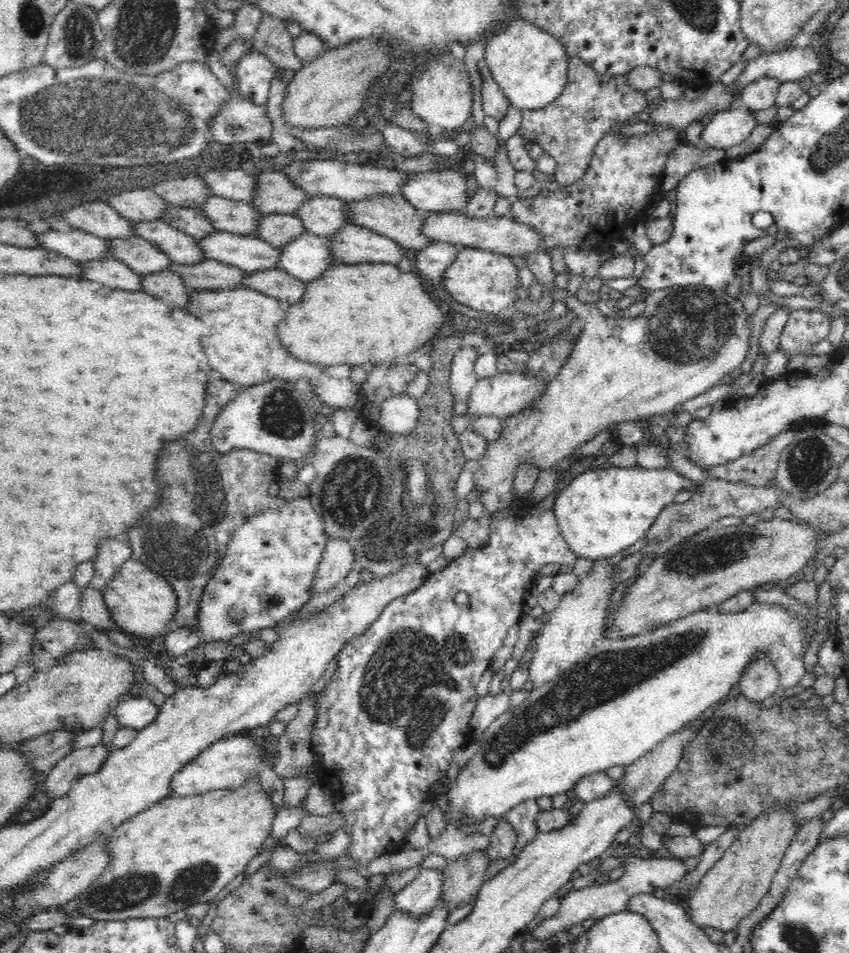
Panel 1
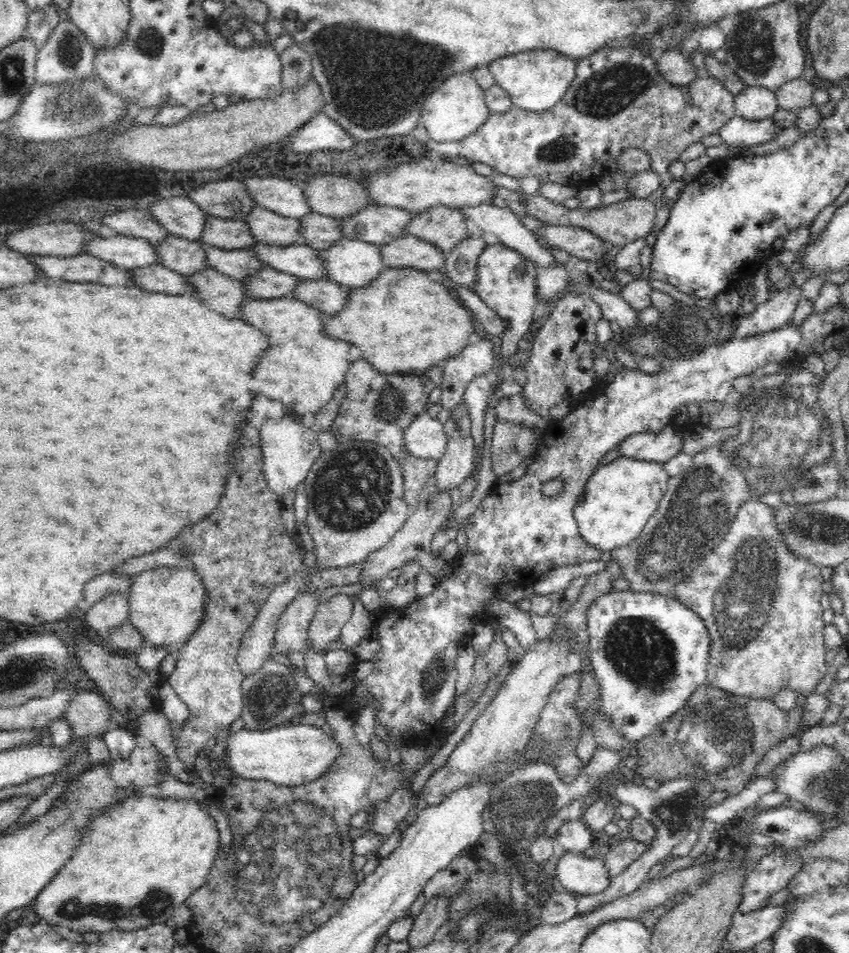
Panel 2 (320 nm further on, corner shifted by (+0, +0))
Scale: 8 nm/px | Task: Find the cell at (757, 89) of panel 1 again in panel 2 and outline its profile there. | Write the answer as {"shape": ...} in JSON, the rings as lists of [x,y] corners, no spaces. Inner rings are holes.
{"shape":[[[748,86],[735,96],[735,115],[746,120],[762,120],[773,117],[779,109],[775,91]]]}

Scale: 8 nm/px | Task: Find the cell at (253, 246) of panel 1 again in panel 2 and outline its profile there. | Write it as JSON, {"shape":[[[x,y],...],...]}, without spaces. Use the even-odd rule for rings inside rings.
{"shape":[[[304,242],[288,246],[266,246],[257,243],[252,247],[260,261],[273,270],[292,274],[300,280],[327,279],[324,259],[318,251]]]}

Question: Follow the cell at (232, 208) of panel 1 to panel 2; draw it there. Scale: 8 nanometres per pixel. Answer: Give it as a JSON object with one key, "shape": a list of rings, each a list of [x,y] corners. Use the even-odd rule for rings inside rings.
{"shape":[[[256,206],[246,218],[256,242],[266,246],[288,246],[302,242],[300,220],[275,214]]]}

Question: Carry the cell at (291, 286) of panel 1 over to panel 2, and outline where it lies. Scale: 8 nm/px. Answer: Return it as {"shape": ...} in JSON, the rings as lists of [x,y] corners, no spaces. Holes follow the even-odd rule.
{"shape":[[[331,279],[301,280],[291,296],[313,306],[329,318],[343,309],[349,290]]]}

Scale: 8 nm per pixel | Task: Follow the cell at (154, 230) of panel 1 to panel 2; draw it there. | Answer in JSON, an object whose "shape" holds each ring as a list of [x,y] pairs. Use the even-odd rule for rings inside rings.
{"shape":[[[202,244],[206,251],[206,259],[210,268],[223,276],[245,281],[251,279],[265,268],[254,249],[226,250],[214,248],[208,244]]]}

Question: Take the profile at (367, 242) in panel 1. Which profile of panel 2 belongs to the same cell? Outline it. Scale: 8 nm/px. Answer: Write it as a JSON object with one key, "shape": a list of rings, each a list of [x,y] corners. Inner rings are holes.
{"shape":[[[405,234],[394,242],[380,245],[382,261],[386,268],[411,268],[418,271],[442,271],[444,253],[417,236]]]}

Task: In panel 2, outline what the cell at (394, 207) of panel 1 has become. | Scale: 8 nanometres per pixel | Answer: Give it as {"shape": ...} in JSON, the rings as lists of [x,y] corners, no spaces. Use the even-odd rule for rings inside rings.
{"shape":[[[436,207],[416,214],[408,222],[405,232],[436,245],[444,258],[471,236],[464,213],[458,207]]]}

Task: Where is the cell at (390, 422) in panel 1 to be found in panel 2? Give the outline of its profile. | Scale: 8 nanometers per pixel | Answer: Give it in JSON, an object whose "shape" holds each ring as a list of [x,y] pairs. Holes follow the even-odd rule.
{"shape":[[[425,411],[410,422],[404,431],[404,439],[409,454],[420,459],[442,459],[448,444],[444,424]]]}

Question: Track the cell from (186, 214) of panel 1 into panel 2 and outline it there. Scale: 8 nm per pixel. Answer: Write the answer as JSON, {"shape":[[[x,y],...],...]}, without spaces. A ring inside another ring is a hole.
{"shape":[[[208,216],[200,240],[214,248],[226,250],[250,249],[258,242],[246,221]]]}

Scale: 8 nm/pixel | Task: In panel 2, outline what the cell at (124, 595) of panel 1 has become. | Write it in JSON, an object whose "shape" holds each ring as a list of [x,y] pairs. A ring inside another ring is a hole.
{"shape":[[[191,566],[154,568],[132,577],[129,623],[141,633],[145,644],[176,647],[187,644],[205,618],[206,587]]]}

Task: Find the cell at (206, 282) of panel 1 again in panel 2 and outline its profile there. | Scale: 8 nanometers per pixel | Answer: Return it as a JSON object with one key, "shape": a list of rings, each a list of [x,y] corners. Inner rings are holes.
{"shape":[[[272,267],[262,269],[255,277],[242,281],[249,298],[272,300],[290,297],[301,282],[296,276],[273,270]]]}

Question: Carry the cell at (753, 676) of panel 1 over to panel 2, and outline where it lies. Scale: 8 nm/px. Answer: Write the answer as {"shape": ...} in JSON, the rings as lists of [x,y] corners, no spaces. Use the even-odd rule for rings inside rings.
{"shape":[[[756,498],[743,502],[738,508],[736,518],[734,518],[734,522],[731,522],[730,530],[724,537],[724,540],[721,540],[716,548],[708,552],[704,560],[683,581],[678,582],[670,592],[678,603],[682,603],[684,607],[696,613],[704,621],[704,625],[706,625],[706,629],[710,633],[712,648],[710,648],[710,658],[707,667],[707,686],[731,693],[732,695],[768,698],[770,700],[773,700],[778,695],[778,692],[781,692],[784,688],[791,689],[796,692],[796,695],[808,696],[814,693],[829,674],[829,665],[826,662],[827,647],[825,646],[823,608],[820,604],[820,597],[824,593],[822,584],[824,584],[822,567],[812,563],[812,561],[808,561],[802,555],[790,551],[790,547],[786,545],[786,541],[782,537],[782,531],[778,527],[778,521],[776,521],[776,508],[767,506]]]}

